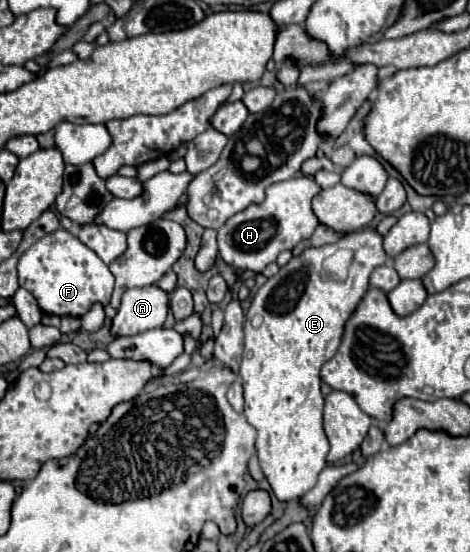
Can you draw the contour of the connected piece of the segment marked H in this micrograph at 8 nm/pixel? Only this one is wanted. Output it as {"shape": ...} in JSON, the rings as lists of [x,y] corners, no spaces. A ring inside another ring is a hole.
{"shape":[[[295,176],[285,182],[277,182],[267,188],[261,204],[251,204],[247,210],[231,216],[219,228],[219,254],[221,258],[239,270],[261,272],[269,262],[275,262],[283,250],[293,250],[299,242],[311,238],[319,220],[313,214],[311,200],[319,194],[321,186],[311,176]]]}

